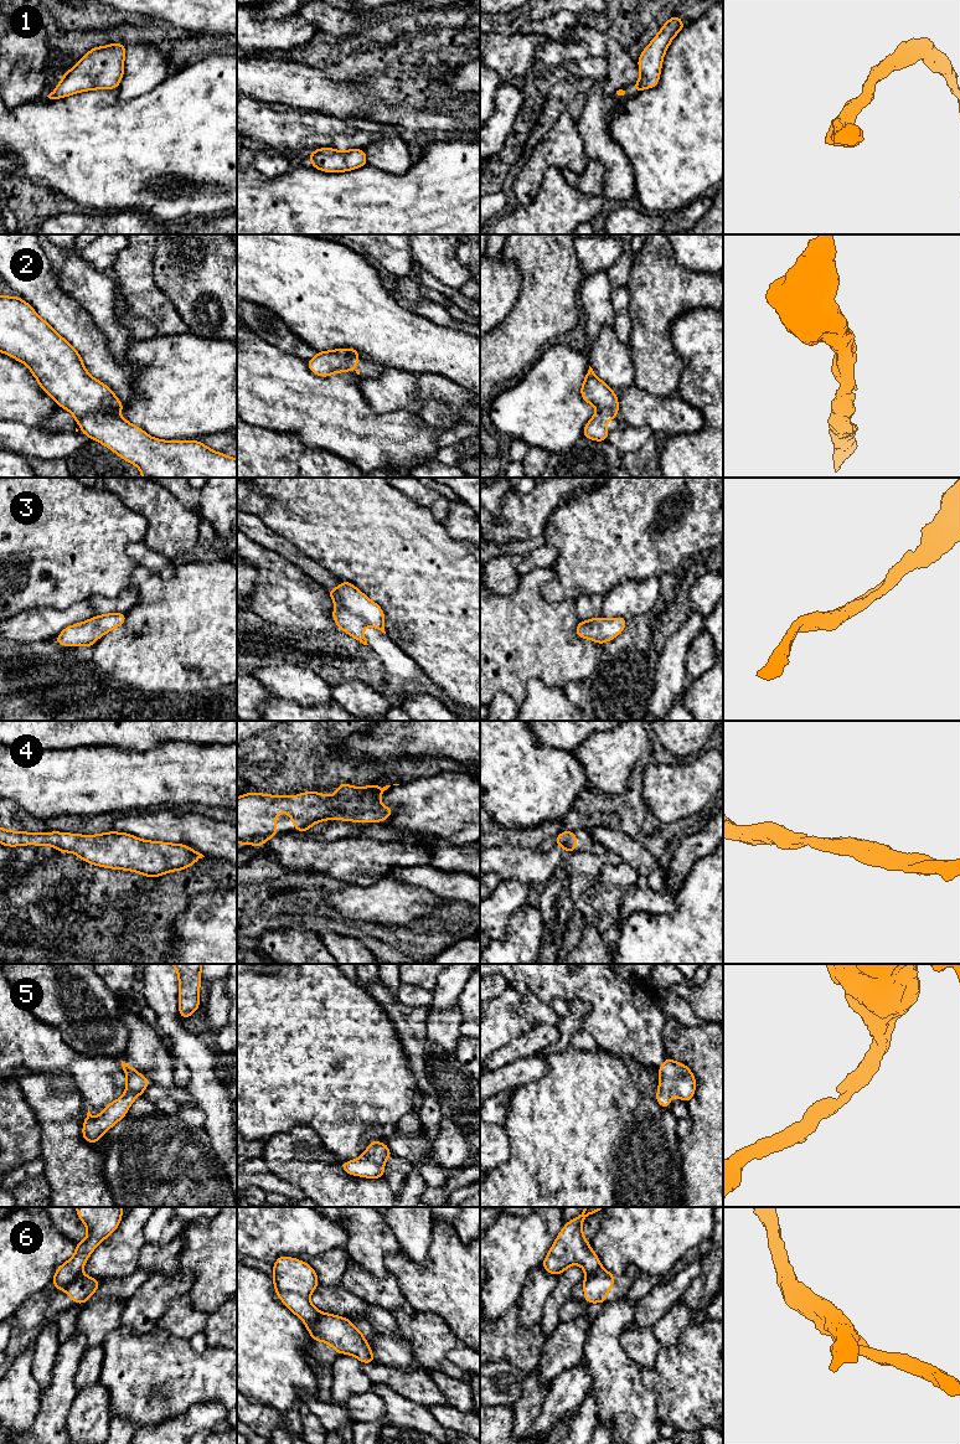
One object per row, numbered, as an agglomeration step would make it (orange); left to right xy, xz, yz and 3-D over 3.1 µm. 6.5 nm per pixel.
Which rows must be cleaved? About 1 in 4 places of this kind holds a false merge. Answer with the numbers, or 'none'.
6

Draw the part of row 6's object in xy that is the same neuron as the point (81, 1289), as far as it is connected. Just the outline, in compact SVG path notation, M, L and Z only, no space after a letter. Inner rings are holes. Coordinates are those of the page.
M79 1274L72 1283L66 1284L61 1290L67 1293L74 1304L84 1304L93 1293L99 1288L100 1280L97 1280L86 1274Z

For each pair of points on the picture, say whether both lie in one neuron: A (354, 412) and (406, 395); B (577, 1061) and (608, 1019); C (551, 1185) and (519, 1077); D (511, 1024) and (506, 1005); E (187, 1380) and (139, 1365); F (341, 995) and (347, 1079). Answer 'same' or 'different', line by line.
A: different
B: different
C: different
D: same
E: same
F: same

